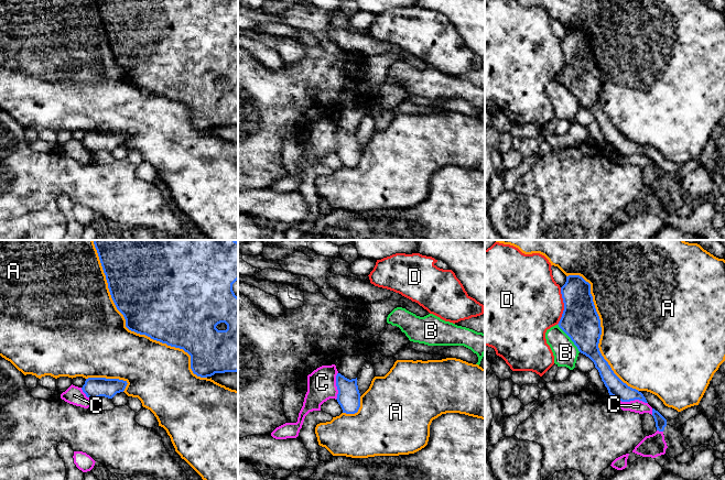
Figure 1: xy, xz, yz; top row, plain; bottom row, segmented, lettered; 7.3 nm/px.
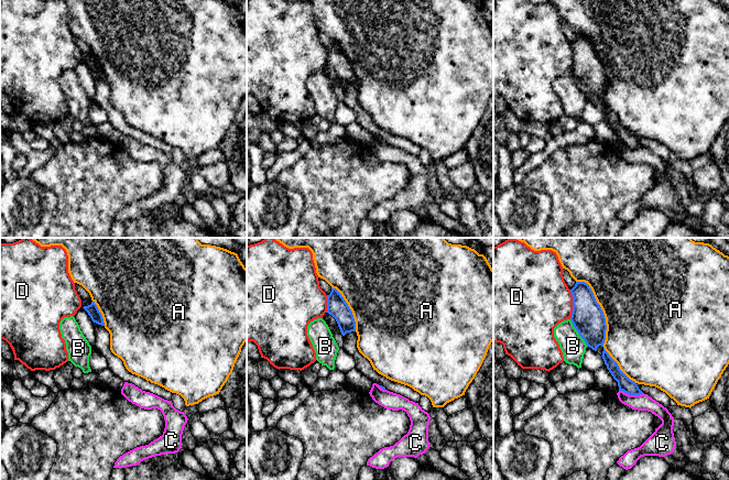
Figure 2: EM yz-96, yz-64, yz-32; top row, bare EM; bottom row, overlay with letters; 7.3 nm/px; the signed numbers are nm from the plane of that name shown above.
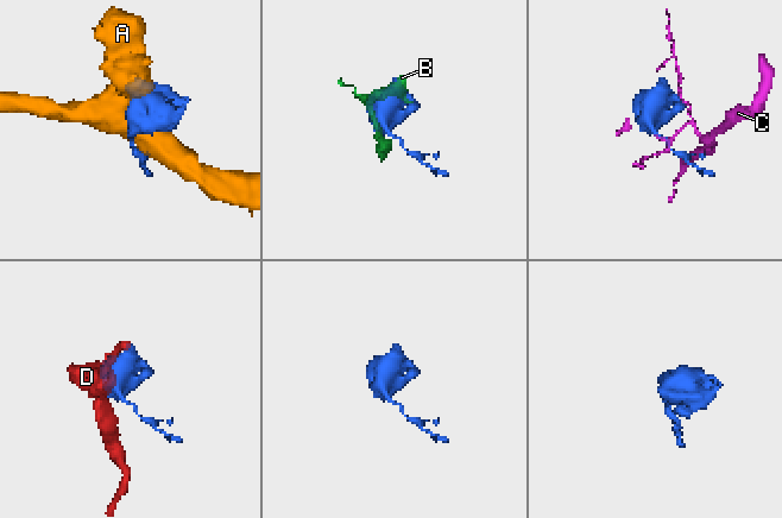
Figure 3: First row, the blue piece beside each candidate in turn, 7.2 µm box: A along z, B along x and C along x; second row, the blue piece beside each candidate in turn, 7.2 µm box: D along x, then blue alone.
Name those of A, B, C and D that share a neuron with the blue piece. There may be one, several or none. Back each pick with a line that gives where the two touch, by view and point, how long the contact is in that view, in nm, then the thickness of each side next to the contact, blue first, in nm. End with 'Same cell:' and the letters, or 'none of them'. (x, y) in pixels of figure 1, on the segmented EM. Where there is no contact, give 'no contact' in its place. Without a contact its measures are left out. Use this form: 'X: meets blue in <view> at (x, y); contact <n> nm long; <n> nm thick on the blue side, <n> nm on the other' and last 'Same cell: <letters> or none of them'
Same cell: none of them

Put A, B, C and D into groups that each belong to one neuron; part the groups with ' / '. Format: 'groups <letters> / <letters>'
groups A / B / C / D

